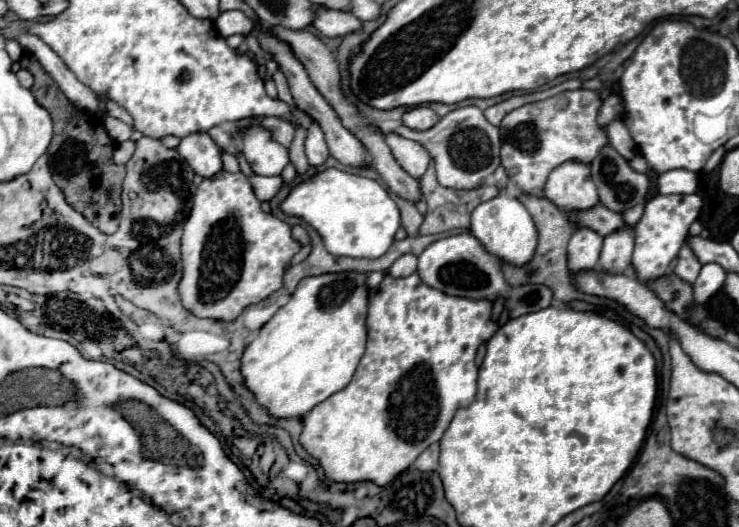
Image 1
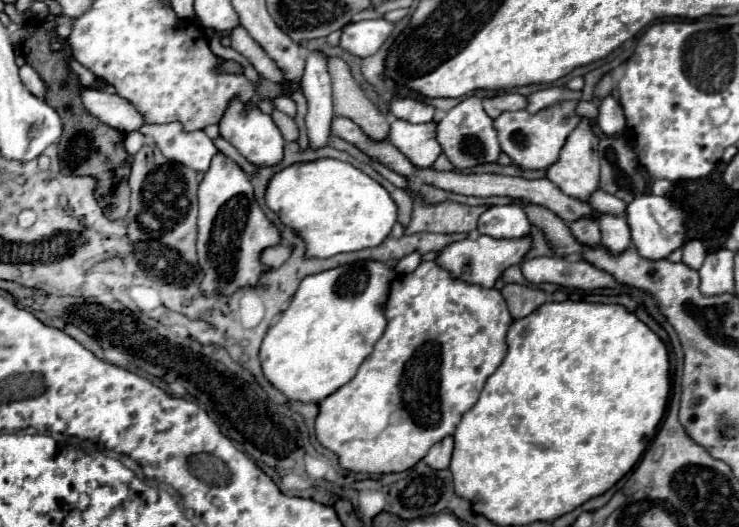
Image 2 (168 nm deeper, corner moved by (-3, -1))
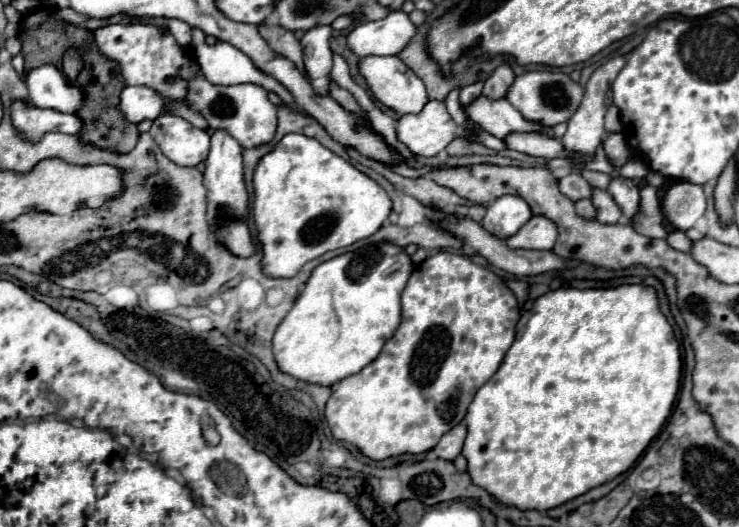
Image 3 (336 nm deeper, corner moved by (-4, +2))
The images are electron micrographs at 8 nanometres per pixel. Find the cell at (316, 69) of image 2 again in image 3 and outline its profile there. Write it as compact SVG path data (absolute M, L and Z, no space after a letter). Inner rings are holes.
M316 25L306 29L300 43L304 51L304 65L312 77L314 91L328 95L330 71L332 71L332 51L330 51L332 25Z

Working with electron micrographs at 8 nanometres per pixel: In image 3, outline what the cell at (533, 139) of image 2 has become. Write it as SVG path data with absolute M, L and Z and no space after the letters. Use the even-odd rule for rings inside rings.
M480 95L470 105L466 105L464 111L470 119L474 119L498 139L504 139L512 131L542 131L540 125L526 121L506 99L490 99Z

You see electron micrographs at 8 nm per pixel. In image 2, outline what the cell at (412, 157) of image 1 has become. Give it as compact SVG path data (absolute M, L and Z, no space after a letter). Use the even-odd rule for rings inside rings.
M395 120L391 124L389 142L415 166L431 168L441 146L435 142L435 124L409 124L405 120Z

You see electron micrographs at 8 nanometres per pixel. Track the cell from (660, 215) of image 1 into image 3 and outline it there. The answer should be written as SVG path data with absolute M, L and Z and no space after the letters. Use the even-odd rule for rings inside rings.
M614 175L608 183L608 193L614 197L614 201L618 203L618 207L626 217L632 217L636 213L640 201L640 189L630 179Z

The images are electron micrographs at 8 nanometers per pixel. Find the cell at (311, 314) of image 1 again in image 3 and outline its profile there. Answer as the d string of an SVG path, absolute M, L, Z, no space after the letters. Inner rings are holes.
M380 241L358 251L342 253L330 261L320 263L304 291L298 295L294 307L288 311L284 321L278 325L272 339L274 355L280 371L318 385L334 385L340 379L358 373L362 367L372 363L386 339L392 337L400 325L400 295L414 271L414 263L404 247L398 247L390 241Z

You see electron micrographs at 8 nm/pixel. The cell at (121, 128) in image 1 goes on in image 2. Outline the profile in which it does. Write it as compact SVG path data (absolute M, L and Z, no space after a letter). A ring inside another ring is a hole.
M179 122L159 126L143 124L139 132L151 136L159 146L159 150L163 152L163 156L171 158L173 162L191 166L193 170L207 172L213 156L217 154L213 140L203 130L183 132Z

